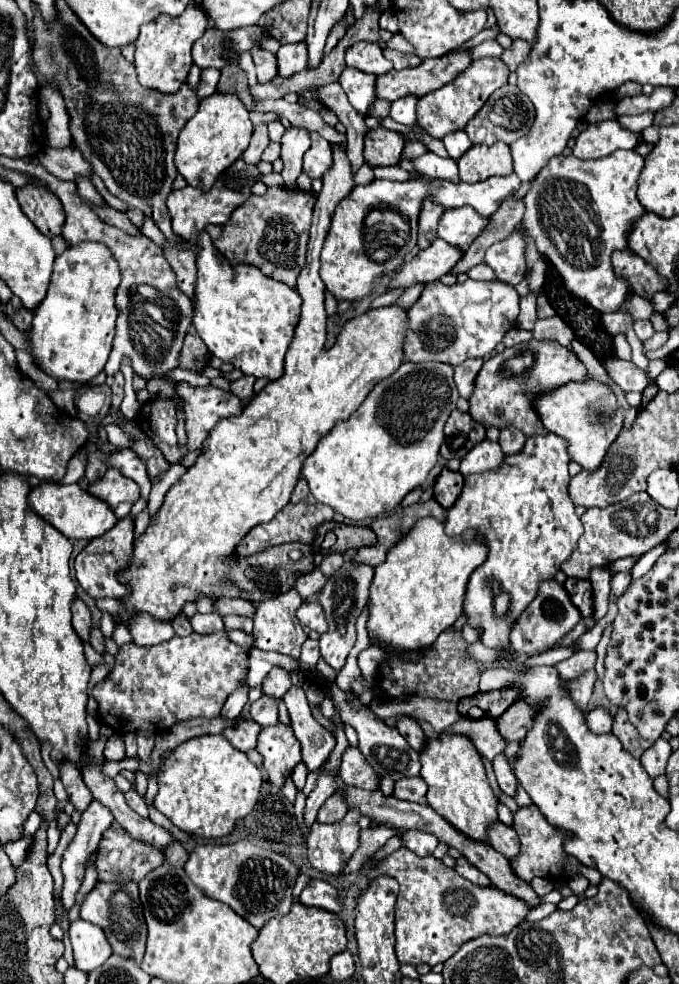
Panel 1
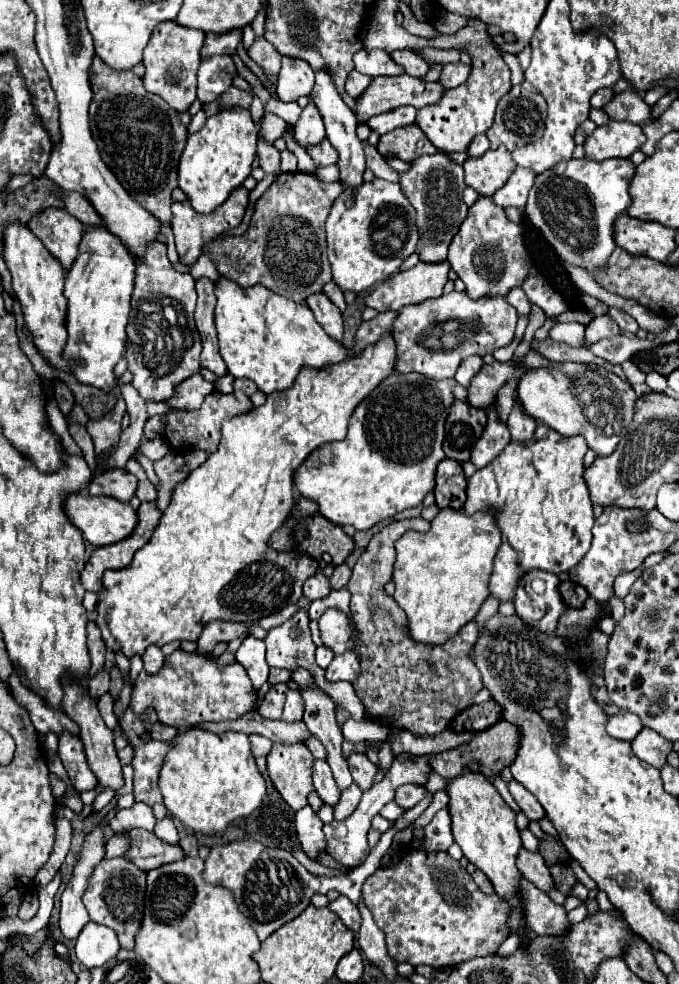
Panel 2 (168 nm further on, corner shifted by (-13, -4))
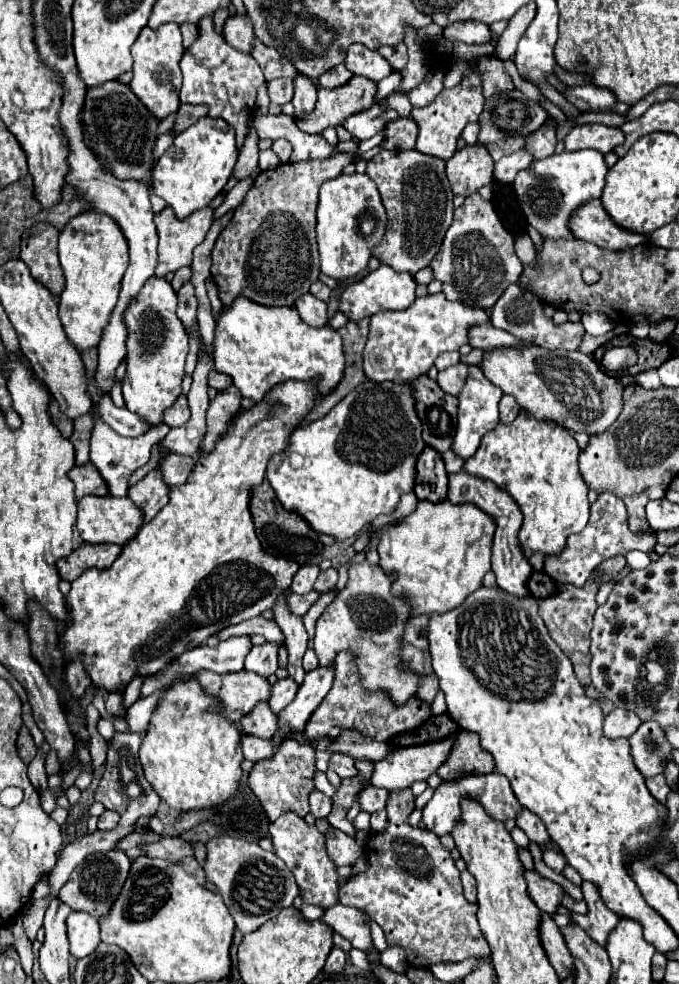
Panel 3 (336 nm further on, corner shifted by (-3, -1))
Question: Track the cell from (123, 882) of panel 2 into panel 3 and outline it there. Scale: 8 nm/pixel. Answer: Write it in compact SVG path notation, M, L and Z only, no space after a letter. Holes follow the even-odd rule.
M122 850L92 854L82 864L78 864L78 868L72 872L70 880L62 886L58 898L62 902L66 902L72 910L86 912L86 914L94 916L96 920L100 920L102 916L110 914L110 908L114 906L114 900L118 900L118 896L122 892L122 886L128 878L128 872L130 872L130 864L132 864L132 860Z

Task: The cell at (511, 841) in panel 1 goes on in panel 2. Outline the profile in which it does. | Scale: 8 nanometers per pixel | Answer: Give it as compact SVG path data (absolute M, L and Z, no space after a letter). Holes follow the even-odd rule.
M522 849L518 853L518 869L530 883L534 883L544 893L548 893L556 887L552 875L548 871L548 865L540 853L530 853L530 851Z

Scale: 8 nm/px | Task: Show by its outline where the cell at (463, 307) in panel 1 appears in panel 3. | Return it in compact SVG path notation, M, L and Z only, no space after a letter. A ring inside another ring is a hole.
M442 292L416 298L406 310L382 310L370 318L370 336L364 348L364 372L374 382L412 382L428 374L442 352L460 350L460 346L468 344L470 328L484 322L490 322L486 310L450 302Z

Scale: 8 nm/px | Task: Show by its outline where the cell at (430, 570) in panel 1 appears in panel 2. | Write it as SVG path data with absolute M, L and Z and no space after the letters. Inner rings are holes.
M440 509L430 521L430 531L406 531L396 541L394 599L408 615L408 629L414 641L444 643L444 639L476 617L480 605L490 595L488 581L500 543L502 531L490 513L464 515L464 511L452 509Z

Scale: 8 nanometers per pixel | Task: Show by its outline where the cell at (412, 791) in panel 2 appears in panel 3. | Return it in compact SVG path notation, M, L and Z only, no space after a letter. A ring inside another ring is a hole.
M368 786L360 792L360 804L362 810L366 812L376 812L376 810L384 810L386 802L388 802L390 792L386 788L376 788L376 786Z

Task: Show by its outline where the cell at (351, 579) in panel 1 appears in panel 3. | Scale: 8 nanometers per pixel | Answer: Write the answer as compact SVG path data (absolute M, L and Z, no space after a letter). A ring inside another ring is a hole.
M334 664L310 670L306 674L304 684L300 686L294 702L288 704L278 714L278 726L284 728L286 732L296 732L296 730L300 732L300 730L304 730L310 714L318 708L322 698L332 688L332 680L334 680Z

